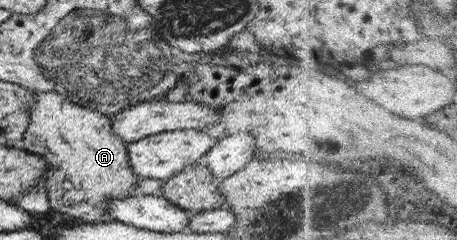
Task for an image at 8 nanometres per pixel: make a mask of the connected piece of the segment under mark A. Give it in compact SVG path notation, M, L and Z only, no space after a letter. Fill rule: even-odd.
M33 90L33 104L28 110L28 126L22 134L22 150L36 154L38 157L45 159L47 161L47 177L51 180L44 185L48 193L49 198L49 209L58 211L60 213L66 213L68 217L74 217L76 219L82 219L85 223L91 223L92 221L113 221L107 214L107 203L109 199L122 199L123 197L130 197L137 195L135 185L139 181L139 177L133 172L131 165L129 164L129 159L127 156L127 143L121 140L114 132L112 132L112 127L110 127L110 116L100 114L99 112L91 111L91 109L86 109L72 103L70 100L66 99L63 95L56 93L55 91L35 91Z

